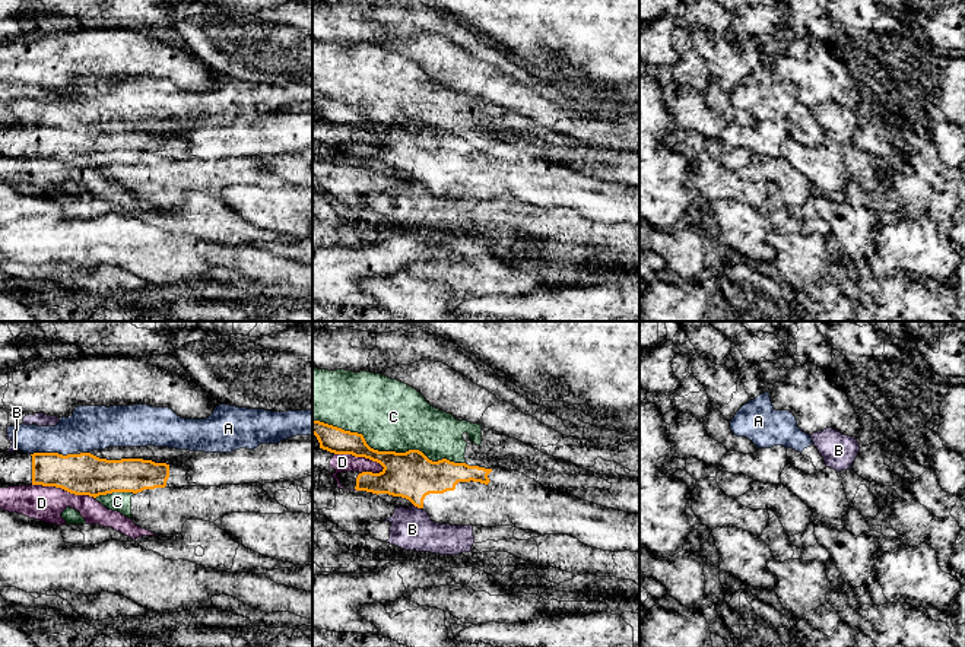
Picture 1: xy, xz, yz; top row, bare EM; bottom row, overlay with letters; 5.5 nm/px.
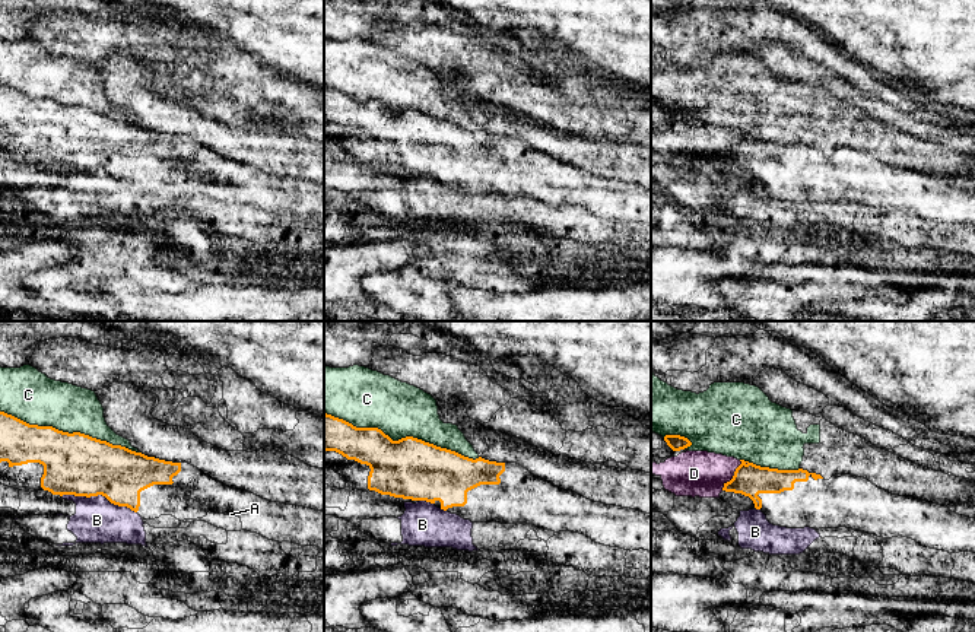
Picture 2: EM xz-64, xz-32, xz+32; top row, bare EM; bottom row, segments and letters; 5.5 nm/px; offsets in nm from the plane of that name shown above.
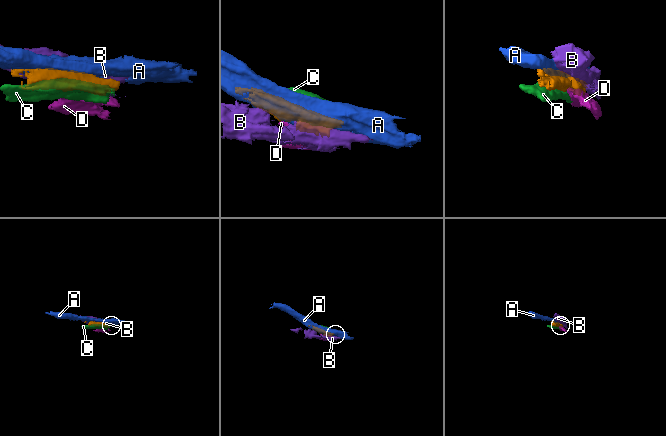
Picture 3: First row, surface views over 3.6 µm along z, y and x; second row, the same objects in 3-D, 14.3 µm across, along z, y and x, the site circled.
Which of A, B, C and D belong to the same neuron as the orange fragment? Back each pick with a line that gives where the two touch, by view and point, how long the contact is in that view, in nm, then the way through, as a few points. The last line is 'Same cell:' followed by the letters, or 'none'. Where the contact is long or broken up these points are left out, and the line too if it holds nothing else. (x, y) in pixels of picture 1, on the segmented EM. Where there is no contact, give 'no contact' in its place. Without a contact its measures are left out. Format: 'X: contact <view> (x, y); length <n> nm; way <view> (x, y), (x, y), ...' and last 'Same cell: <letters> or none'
Same cell: none

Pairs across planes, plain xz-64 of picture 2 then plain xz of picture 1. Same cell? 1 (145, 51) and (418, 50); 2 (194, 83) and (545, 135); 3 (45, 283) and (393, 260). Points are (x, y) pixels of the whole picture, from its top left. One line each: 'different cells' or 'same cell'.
1: same cell
2: different cells
3: different cells

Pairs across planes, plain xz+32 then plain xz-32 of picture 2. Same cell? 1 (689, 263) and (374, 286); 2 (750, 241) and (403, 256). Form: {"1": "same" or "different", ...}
{"1": "different", "2": "same"}

